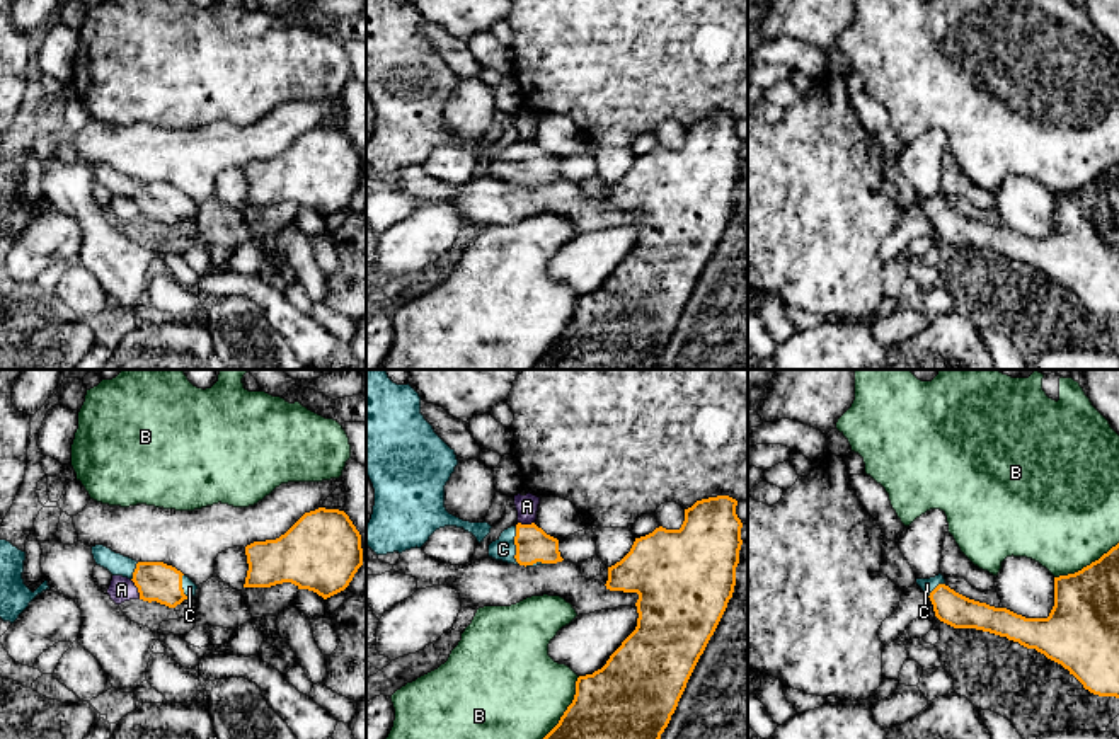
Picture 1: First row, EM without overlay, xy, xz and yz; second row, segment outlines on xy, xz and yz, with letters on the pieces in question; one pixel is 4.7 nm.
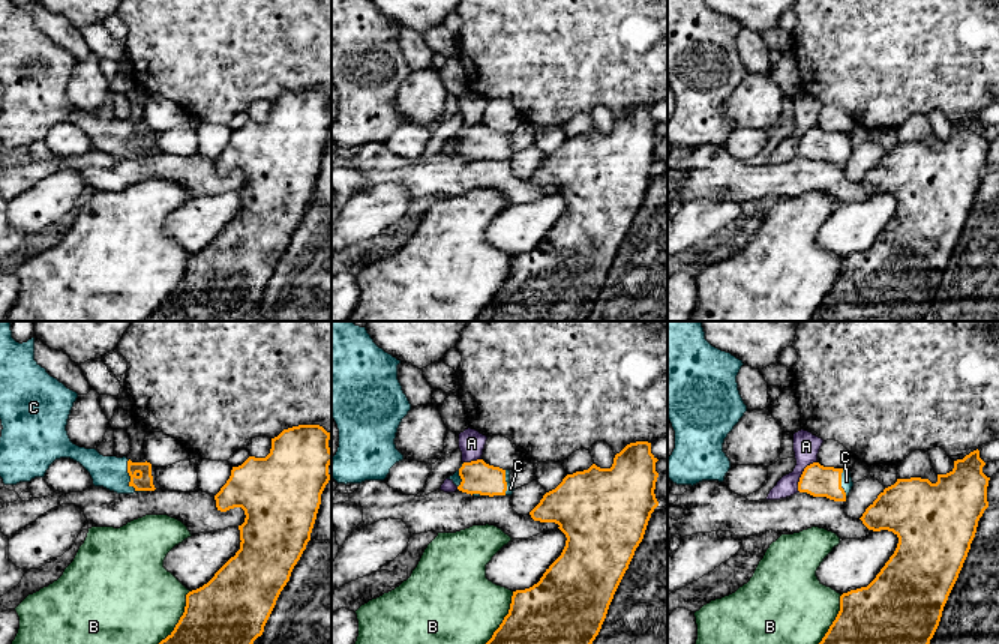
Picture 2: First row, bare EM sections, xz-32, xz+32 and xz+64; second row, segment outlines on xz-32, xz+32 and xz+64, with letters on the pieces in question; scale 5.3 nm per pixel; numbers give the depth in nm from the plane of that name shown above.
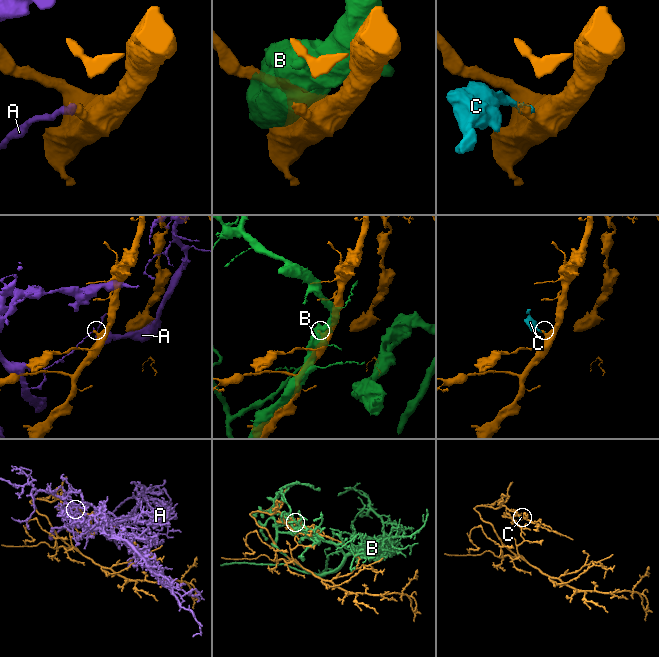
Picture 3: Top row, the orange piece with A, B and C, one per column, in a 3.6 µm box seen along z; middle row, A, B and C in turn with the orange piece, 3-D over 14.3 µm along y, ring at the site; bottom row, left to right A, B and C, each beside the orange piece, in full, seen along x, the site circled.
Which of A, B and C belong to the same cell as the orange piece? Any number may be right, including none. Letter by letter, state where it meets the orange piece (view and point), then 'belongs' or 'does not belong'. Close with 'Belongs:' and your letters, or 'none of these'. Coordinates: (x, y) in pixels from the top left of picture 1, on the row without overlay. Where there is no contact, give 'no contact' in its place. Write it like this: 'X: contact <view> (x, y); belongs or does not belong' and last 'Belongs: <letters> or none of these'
A: contact xy (138, 208); does not belong
B: contact xz (564, 332); does not belong
C: contact xz (515, 162); belongs
Belongs: C

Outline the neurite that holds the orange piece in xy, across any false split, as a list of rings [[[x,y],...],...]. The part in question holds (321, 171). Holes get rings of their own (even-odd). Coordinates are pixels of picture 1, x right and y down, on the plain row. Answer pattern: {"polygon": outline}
{"polygon": [[[318,126],[305,131],[276,158],[254,160],[245,165],[247,196],[244,206],[271,206],[291,201],[324,218],[344,209],[363,184],[361,153],[344,129]]]}

